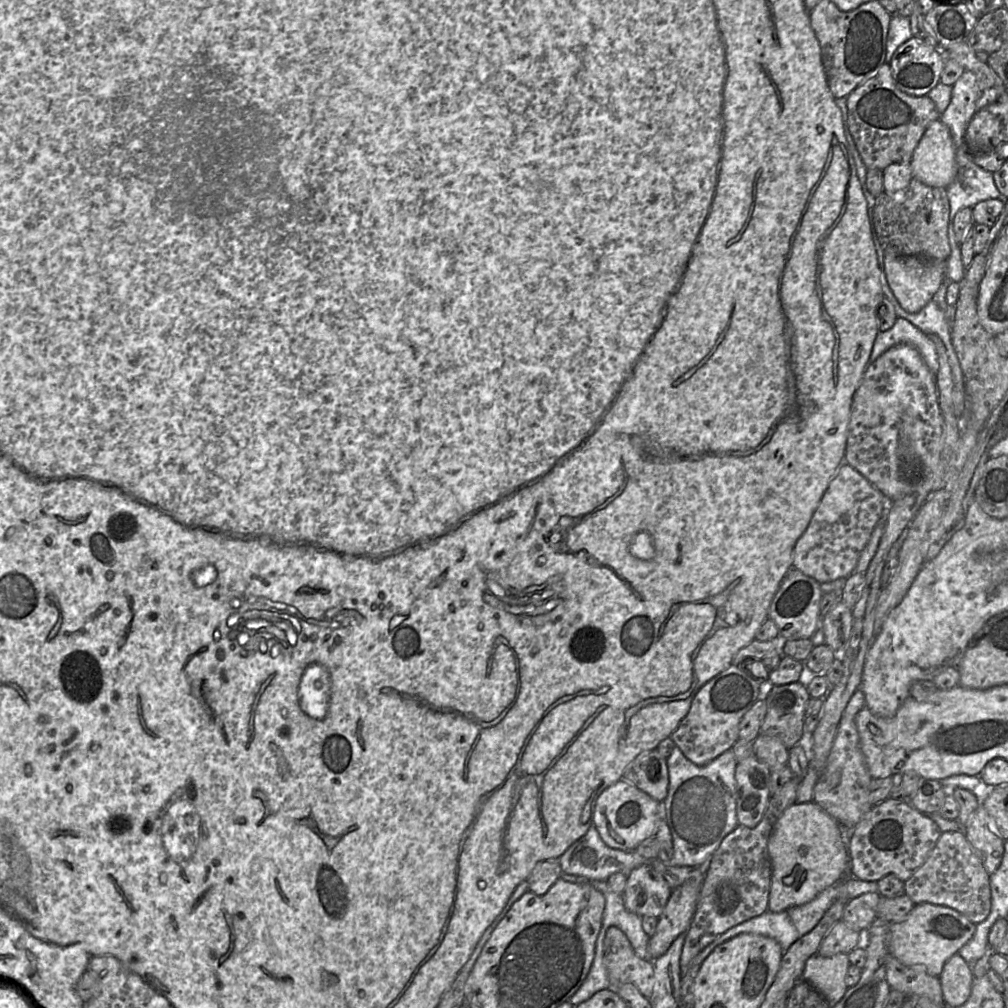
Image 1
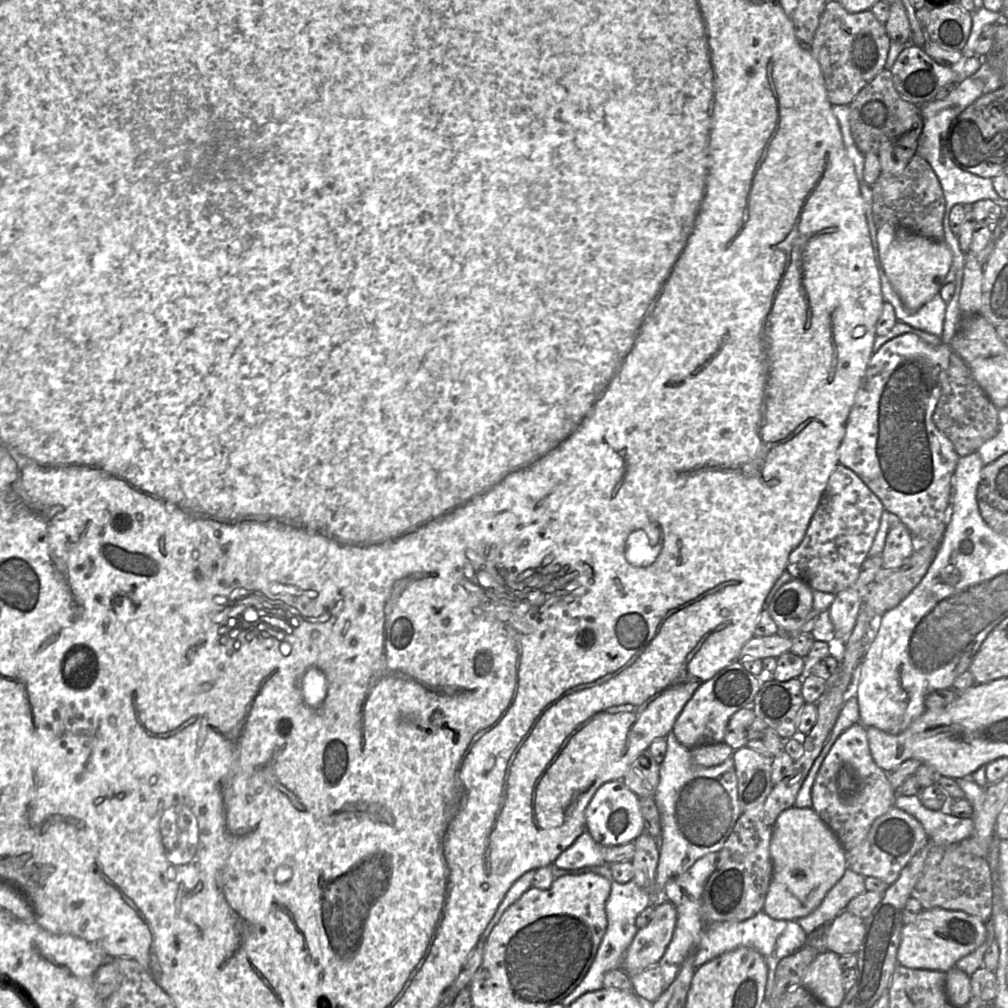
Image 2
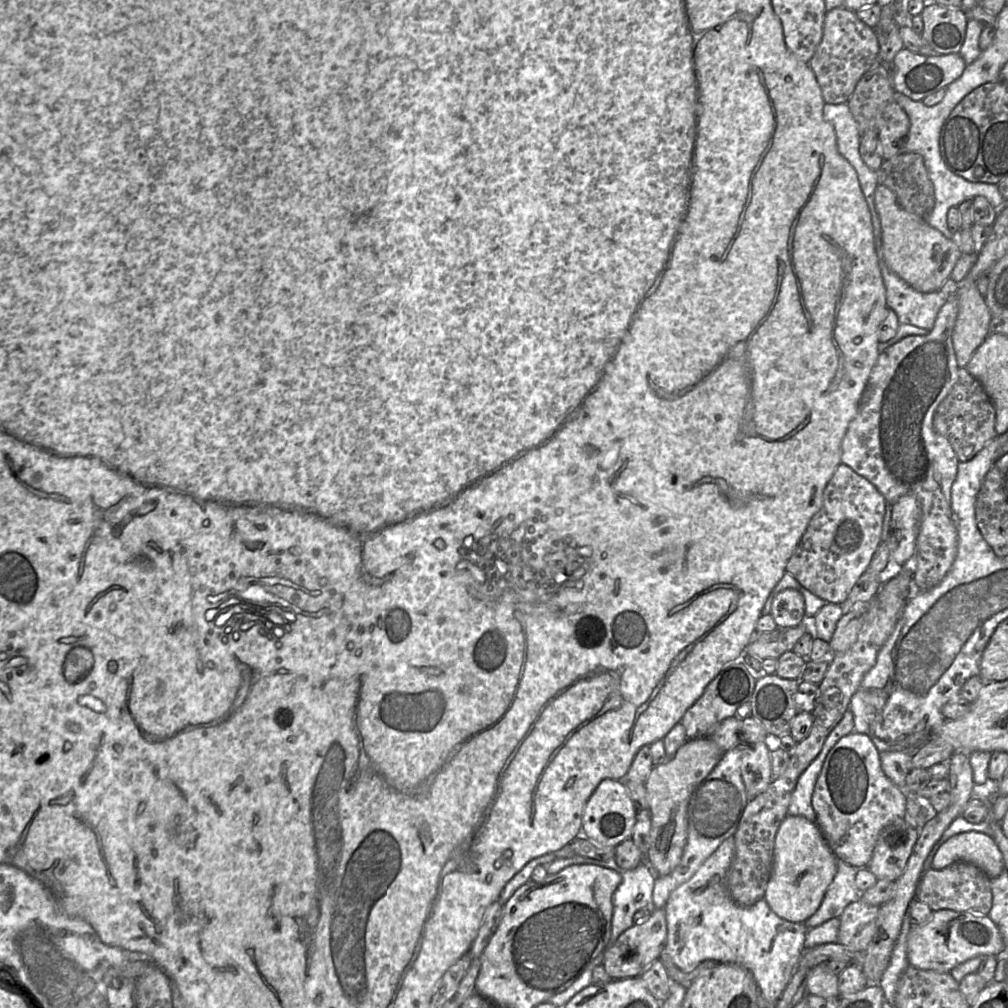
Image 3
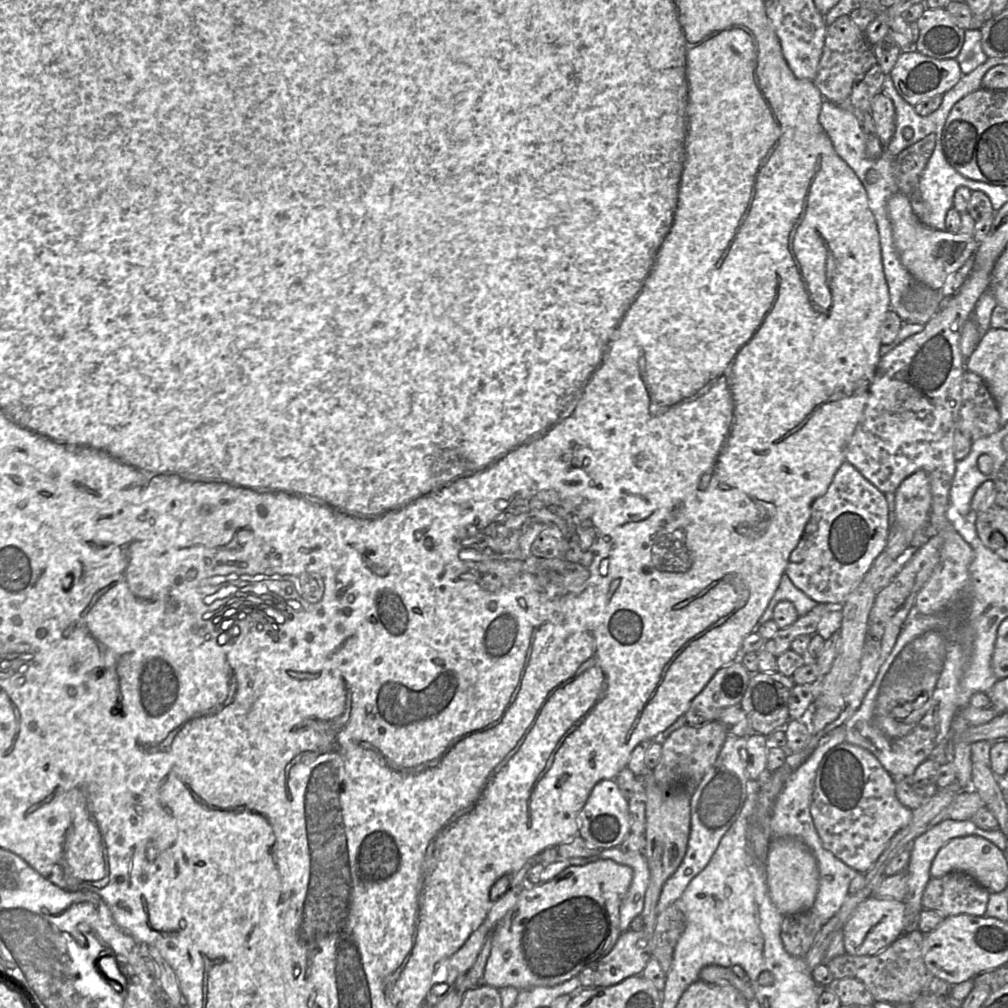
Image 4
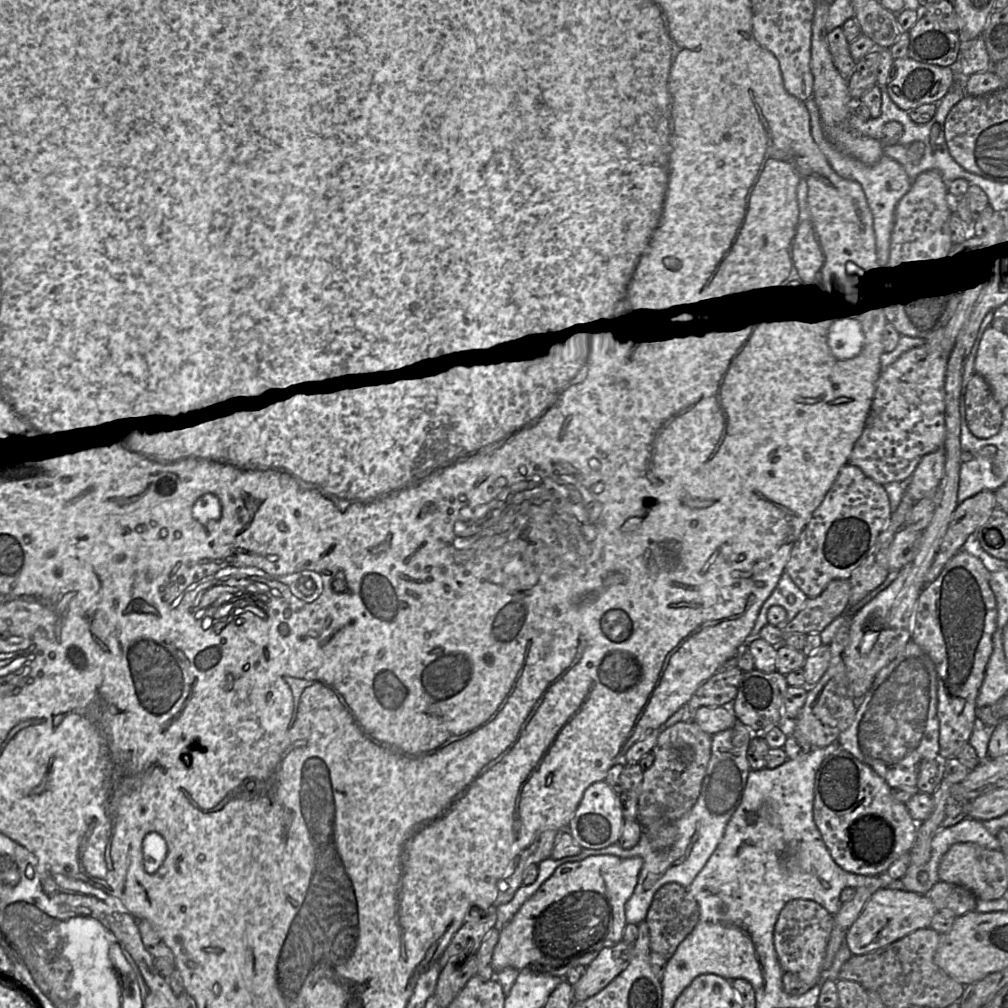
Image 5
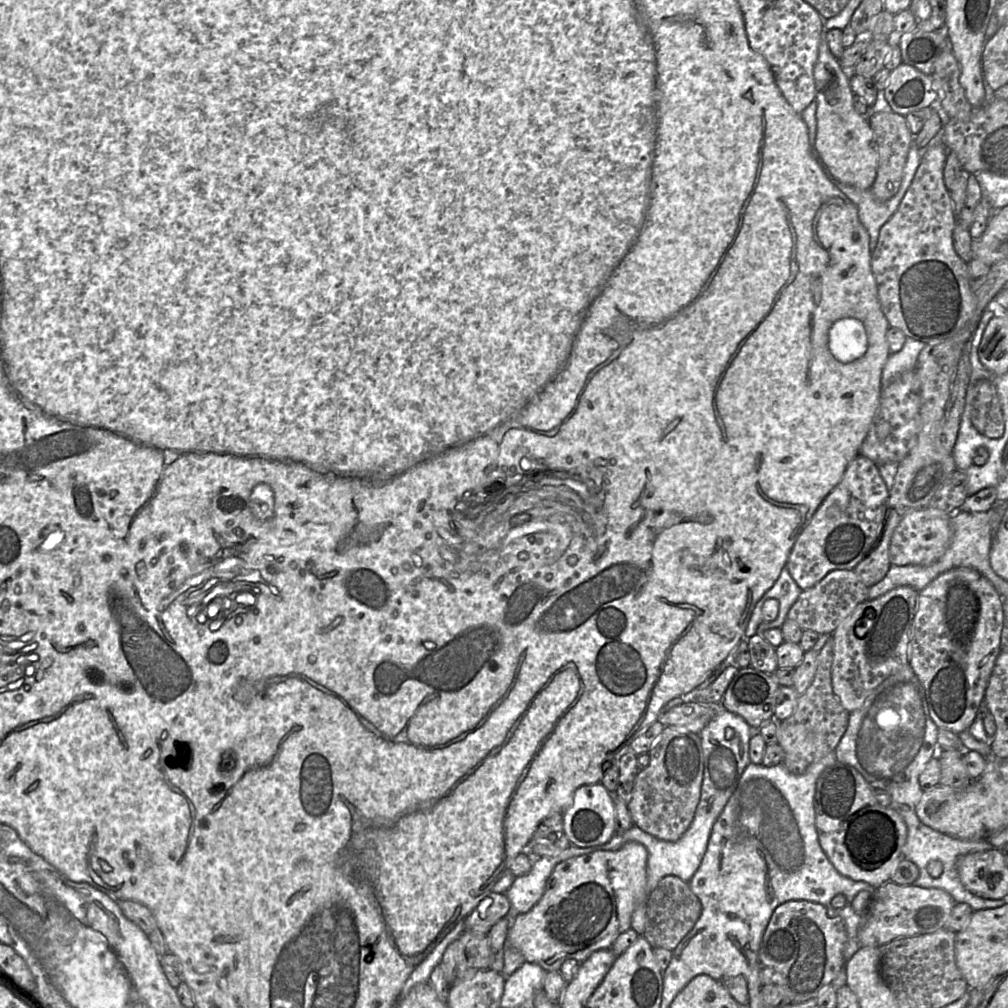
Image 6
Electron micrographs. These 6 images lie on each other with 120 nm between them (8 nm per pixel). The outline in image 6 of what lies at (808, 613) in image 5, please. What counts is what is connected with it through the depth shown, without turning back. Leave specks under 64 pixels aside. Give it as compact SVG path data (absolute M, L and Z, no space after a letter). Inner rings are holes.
M833 570L813 587L802 590L791 606L787 618L795 621L802 630L832 634L857 605L868 600L868 592L869 588L863 584L854 570Z

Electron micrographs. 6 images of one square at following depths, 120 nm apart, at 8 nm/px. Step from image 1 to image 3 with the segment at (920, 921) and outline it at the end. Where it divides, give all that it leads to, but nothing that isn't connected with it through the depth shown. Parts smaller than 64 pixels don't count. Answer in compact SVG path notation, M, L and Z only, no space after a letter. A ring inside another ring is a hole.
M949 909L933 911L926 923L912 925L907 937L909 966L940 973L950 973L954 967L974 957L997 956L1003 948L1001 934L988 915Z

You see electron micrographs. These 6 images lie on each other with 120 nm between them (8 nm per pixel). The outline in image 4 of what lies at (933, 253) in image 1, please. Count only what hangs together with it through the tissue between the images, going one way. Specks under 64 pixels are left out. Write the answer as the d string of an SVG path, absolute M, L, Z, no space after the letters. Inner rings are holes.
M935 134L907 147L892 162L892 173L899 193L911 197L917 191L921 174L935 147Z

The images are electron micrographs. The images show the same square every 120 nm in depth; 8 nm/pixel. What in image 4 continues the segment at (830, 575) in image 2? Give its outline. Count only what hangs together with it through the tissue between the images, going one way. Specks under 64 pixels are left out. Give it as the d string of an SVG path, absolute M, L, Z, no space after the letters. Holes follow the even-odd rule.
M844 461L827 491L816 498L801 539L790 554L785 574L808 597L821 604L843 604L862 582L876 557L885 550L889 534L888 503L885 494L870 483L852 464Z

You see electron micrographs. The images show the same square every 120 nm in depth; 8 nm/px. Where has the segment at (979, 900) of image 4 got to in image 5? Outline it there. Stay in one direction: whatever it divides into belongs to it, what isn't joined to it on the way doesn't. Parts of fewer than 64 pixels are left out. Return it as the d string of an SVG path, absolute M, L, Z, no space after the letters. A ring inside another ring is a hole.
M940 880L932 886L926 895L931 899L937 911L950 909L957 917L975 911L976 896L960 885Z

